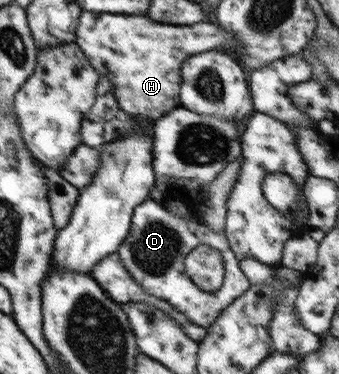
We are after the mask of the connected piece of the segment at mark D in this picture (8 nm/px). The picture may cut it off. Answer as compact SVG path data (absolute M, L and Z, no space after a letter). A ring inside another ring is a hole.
M151 198L137 206L132 223L128 239L117 252L121 261L142 289L158 299L170 302L170 305L182 315L186 315L190 322L202 328L210 328L221 315L221 311L234 300L240 299L252 286L225 233L214 232L205 223L199 223L192 217L180 218L168 212L162 203L156 203ZM200 245L208 245L222 254L223 284L214 293L200 289L186 273L185 258Z

